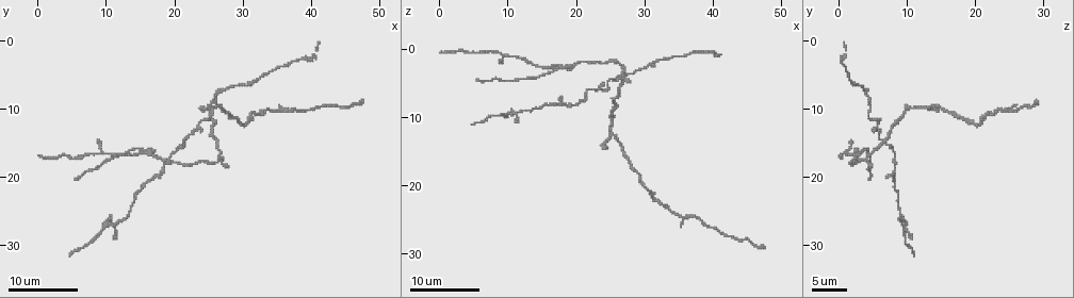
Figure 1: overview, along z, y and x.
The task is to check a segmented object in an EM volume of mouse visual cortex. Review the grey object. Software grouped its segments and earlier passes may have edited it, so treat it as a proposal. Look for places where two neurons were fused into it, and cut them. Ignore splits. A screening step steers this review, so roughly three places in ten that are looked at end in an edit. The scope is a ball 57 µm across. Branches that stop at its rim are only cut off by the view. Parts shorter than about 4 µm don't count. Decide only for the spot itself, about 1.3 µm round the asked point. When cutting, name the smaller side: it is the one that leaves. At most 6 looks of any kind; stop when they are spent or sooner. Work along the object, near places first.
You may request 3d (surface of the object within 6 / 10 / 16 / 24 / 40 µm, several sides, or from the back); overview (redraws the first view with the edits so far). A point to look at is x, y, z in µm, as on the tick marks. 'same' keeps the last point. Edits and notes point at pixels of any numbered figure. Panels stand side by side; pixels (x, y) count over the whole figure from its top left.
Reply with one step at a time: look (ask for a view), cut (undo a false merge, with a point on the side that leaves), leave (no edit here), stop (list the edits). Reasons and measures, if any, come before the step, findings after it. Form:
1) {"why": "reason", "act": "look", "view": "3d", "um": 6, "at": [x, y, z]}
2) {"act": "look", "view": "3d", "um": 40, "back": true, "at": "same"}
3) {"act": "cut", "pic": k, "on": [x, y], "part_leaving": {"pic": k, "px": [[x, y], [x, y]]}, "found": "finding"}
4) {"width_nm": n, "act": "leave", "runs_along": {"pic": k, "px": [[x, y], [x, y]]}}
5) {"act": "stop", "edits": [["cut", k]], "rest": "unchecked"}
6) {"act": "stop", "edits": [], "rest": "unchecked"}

{"why": "small branch off a trunk", "act": "look", "view": "3d", "um": 16, "at": [16.5, 16.0, 3.0]}

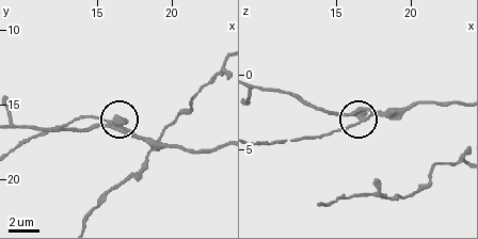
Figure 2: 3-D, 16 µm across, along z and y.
{"why": "closer look", "act": "look", "view": "3d", "um": 6, "at": [16.8, 16.2, 2.8]}

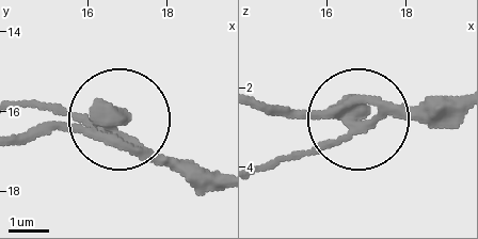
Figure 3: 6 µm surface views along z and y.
{"act": "cut", "pic": 3, "on": [75, 113], "part_leaving": {"pic": 3, "px": [[120, 131], [20, 100]]}, "found": "two neurons meet here"}

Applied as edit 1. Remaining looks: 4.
{"why": "three-way junction", "act": "look", "view": "3d", "um": 24, "at": [11.0, 27.0, 9.0]}

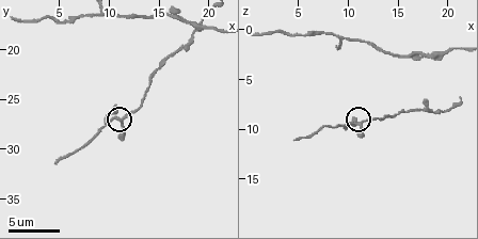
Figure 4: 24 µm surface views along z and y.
{"act": "look", "view": "3d", "um": 10, "at": [11.2, 26.8, 9.4]}

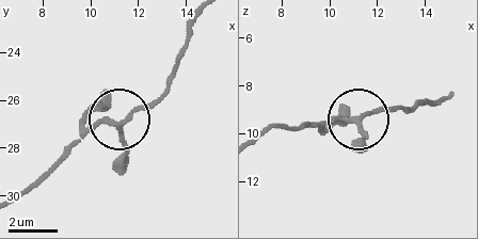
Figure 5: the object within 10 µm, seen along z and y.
{"act": "look", "view": "3d", "um": 10, "back": true, "at": [11.2, 26.9, 9.4]}

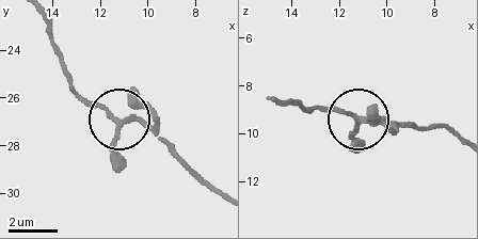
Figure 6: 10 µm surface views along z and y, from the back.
{"width_nm": 180, "act": "leave", "found": "all the same neuron"}

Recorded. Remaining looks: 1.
{"act": "stop", "edits": [["cut", 3]], "rest": "unchecked"}

